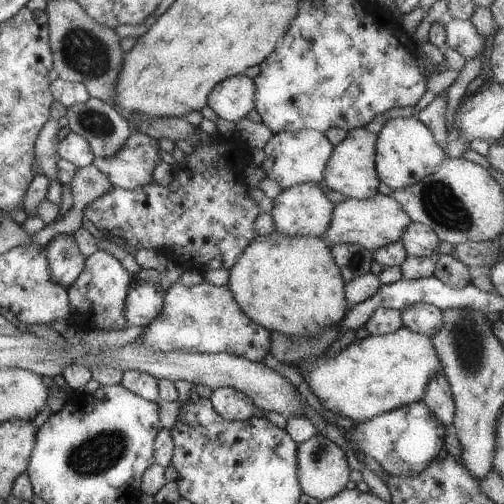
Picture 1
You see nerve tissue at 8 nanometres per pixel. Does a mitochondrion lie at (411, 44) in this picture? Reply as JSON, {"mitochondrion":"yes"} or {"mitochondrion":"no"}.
{"mitochondrion":"no"}

